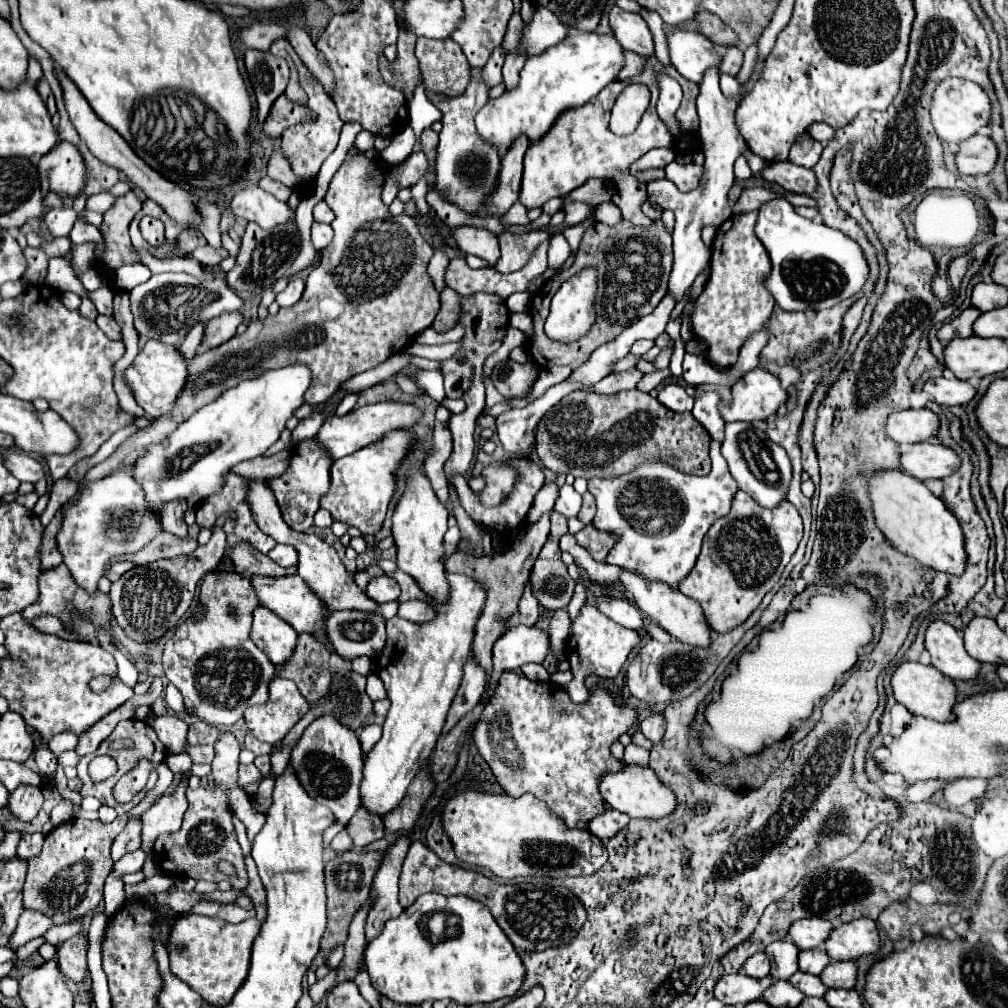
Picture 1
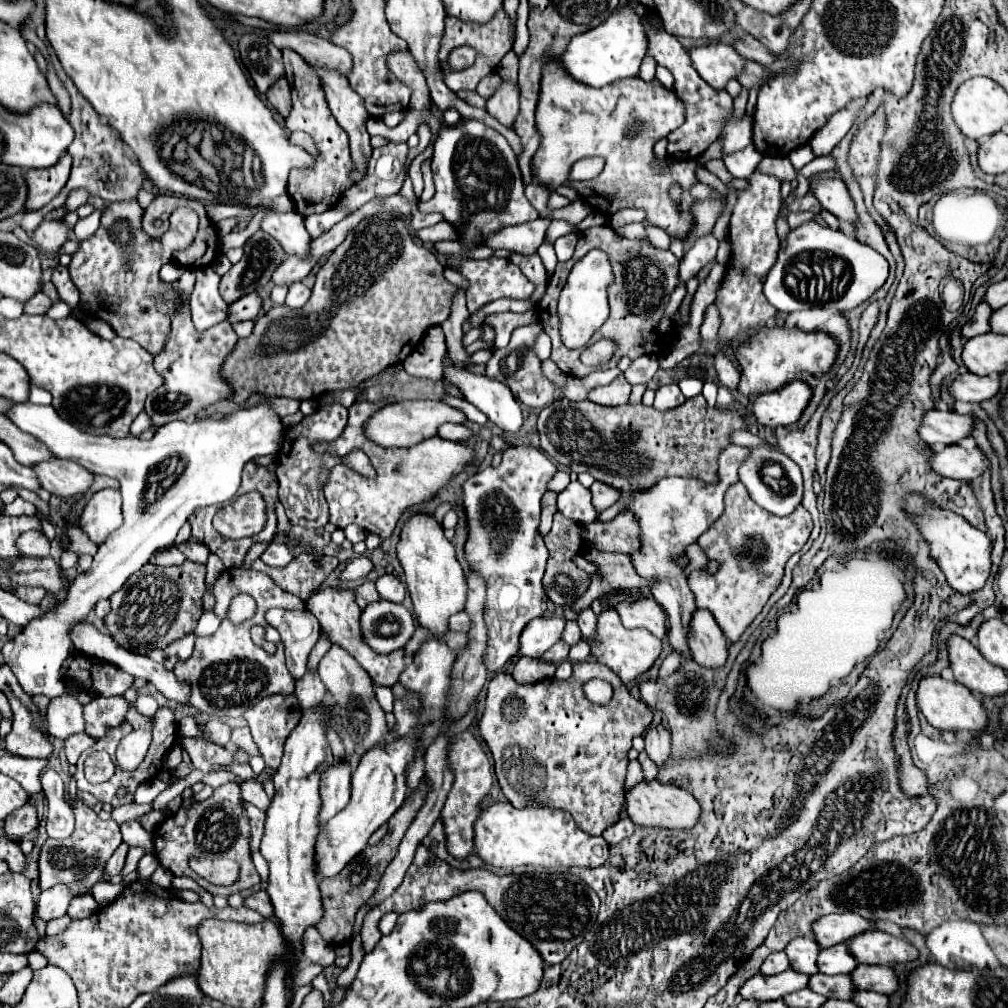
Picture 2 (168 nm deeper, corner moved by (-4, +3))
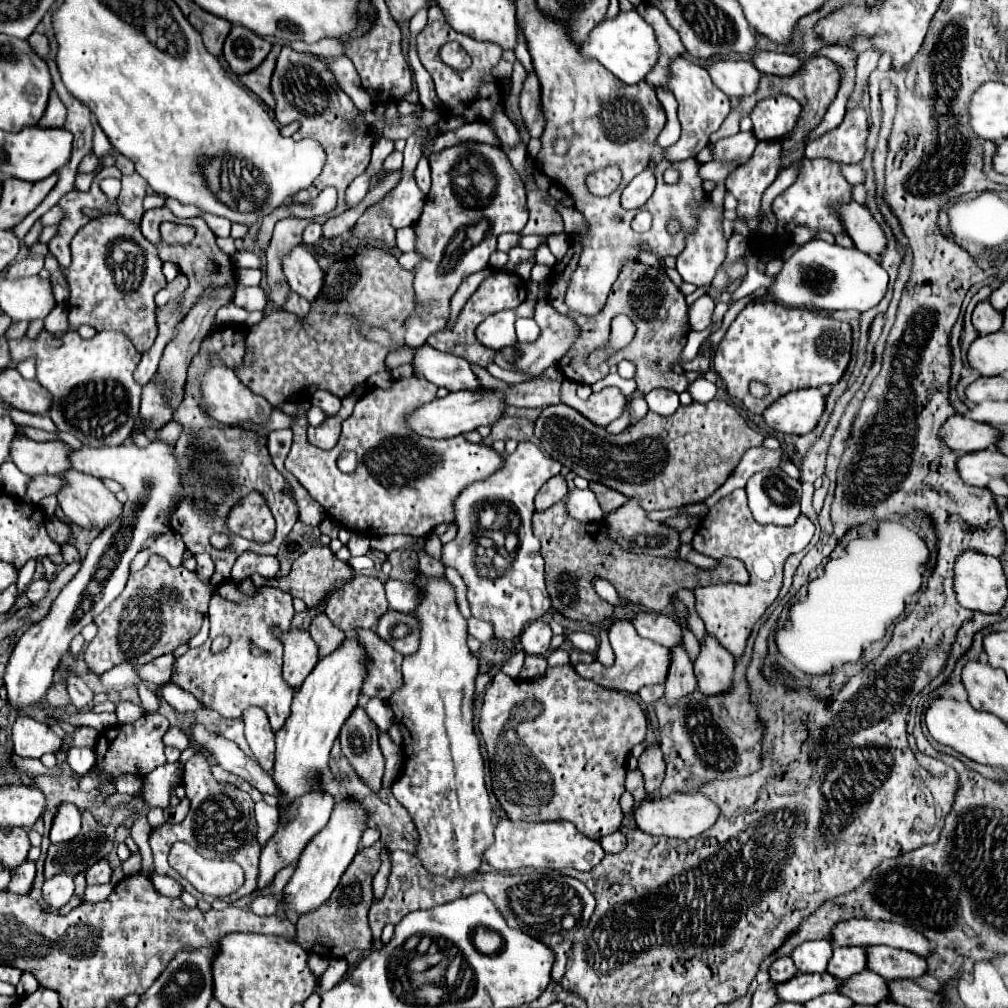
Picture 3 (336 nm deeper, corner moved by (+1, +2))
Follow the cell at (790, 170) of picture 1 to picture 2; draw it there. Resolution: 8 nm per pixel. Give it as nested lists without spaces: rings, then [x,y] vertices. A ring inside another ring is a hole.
[[[814,180],[810,184],[812,184],[814,196],[820,200],[824,210],[828,210],[838,220],[844,220],[848,224],[858,222],[854,202],[852,202],[850,192],[842,180]]]

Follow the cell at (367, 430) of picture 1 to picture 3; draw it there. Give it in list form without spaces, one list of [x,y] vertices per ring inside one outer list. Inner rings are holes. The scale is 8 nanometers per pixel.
[[[485,391],[485,397],[481,397],[481,393],[449,393],[443,399],[435,399],[411,411],[405,423],[413,433],[421,437],[445,439],[445,437],[455,437],[455,435],[473,431],[479,425],[495,423],[503,415],[503,407],[505,407],[503,397],[497,391]]]

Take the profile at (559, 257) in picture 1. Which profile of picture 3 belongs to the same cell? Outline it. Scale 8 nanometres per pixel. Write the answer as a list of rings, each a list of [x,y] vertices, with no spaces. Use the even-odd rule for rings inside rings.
[[[559,233],[559,235],[549,235],[547,237],[547,245],[551,249],[551,253],[557,257],[557,261],[561,261],[569,249],[569,235],[567,233]]]

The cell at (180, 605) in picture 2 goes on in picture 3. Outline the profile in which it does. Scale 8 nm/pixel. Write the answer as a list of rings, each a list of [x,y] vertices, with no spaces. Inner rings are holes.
[[[151,557],[141,571],[131,573],[123,593],[113,601],[113,605],[95,617],[99,631],[85,649],[85,663],[93,673],[101,675],[123,661],[137,665],[173,653],[179,645],[189,643],[189,639],[199,633],[211,595],[213,587],[203,583],[195,571],[171,567],[163,557]]]

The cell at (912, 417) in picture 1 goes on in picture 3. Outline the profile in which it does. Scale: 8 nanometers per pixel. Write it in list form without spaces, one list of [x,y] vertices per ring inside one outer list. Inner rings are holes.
[[[951,415],[941,425],[939,439],[957,453],[971,453],[971,451],[995,447],[999,439],[999,431],[993,429],[991,425],[977,423],[961,415]]]

